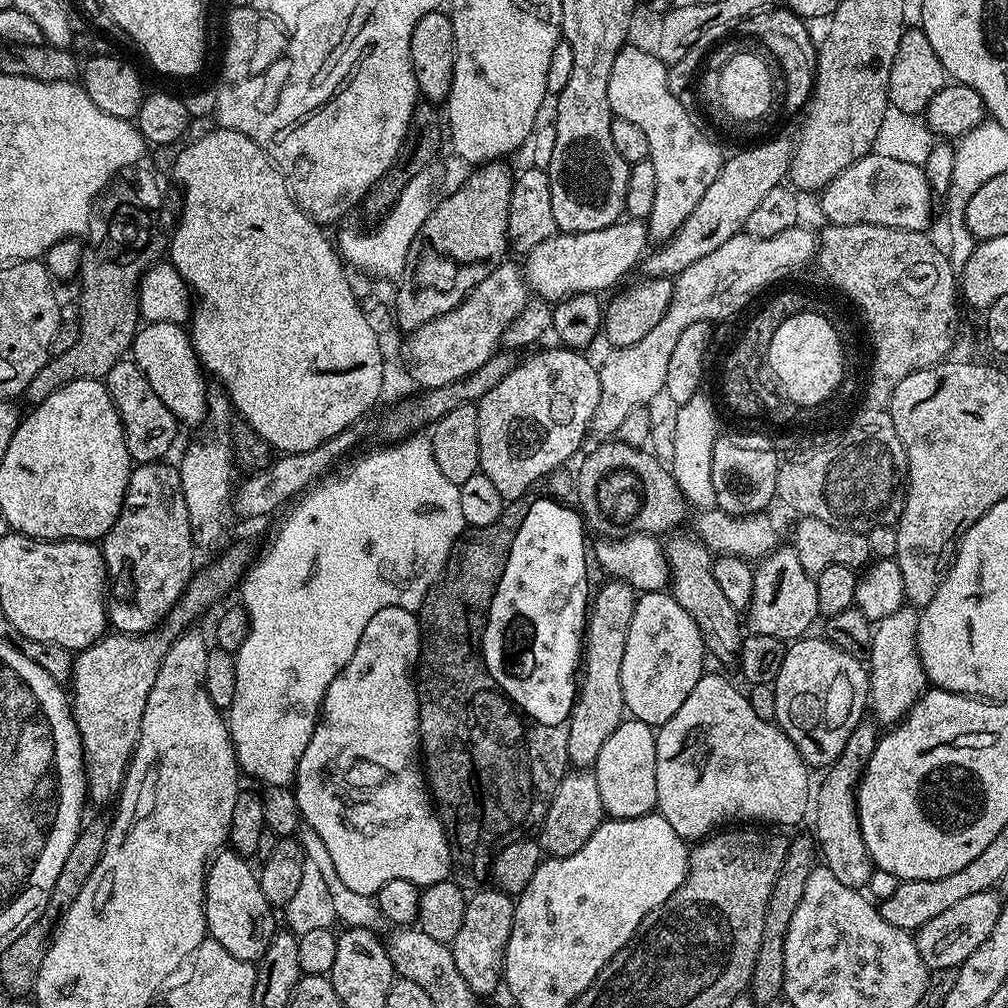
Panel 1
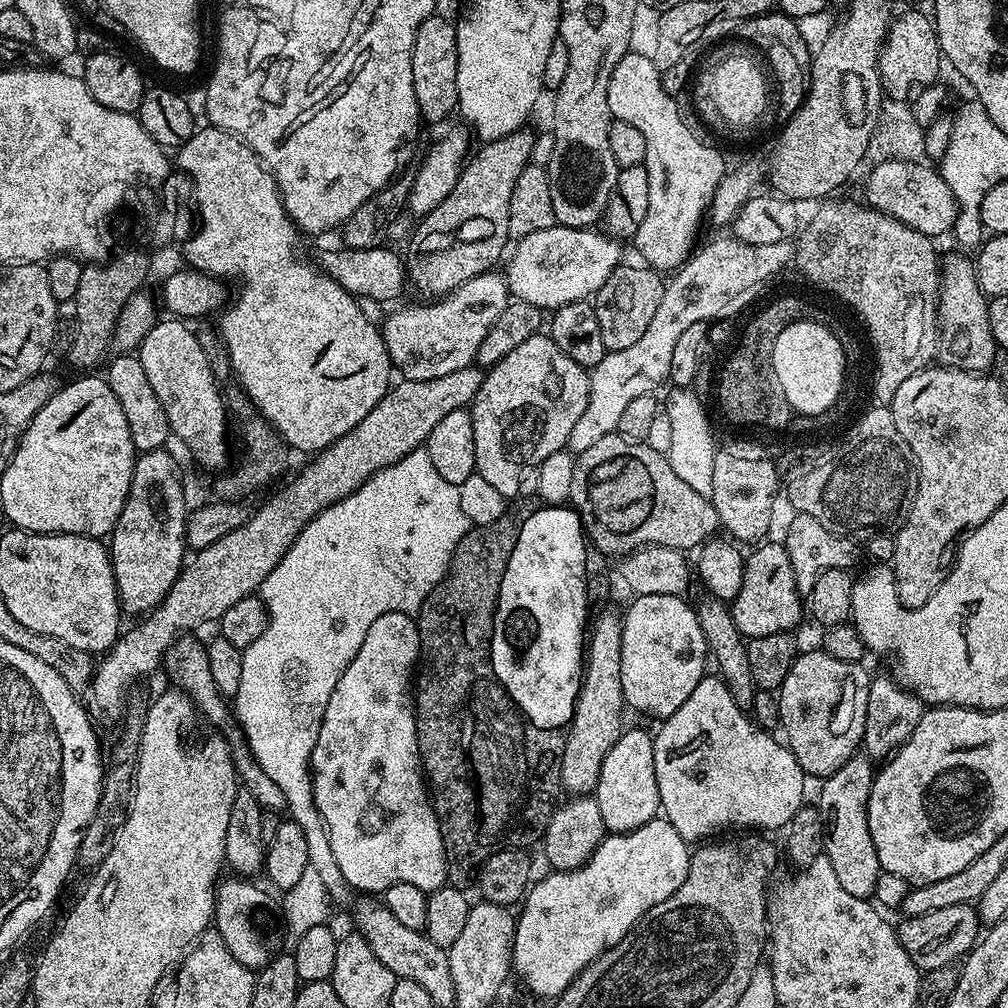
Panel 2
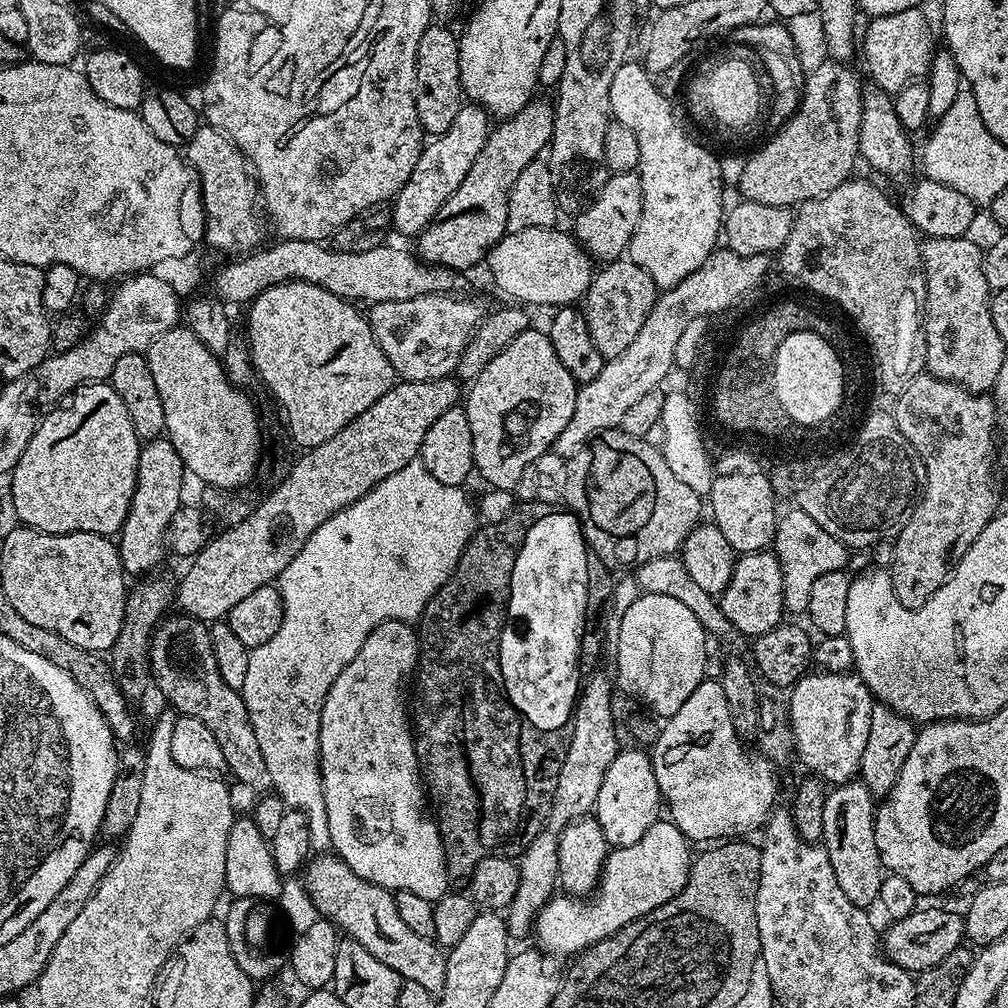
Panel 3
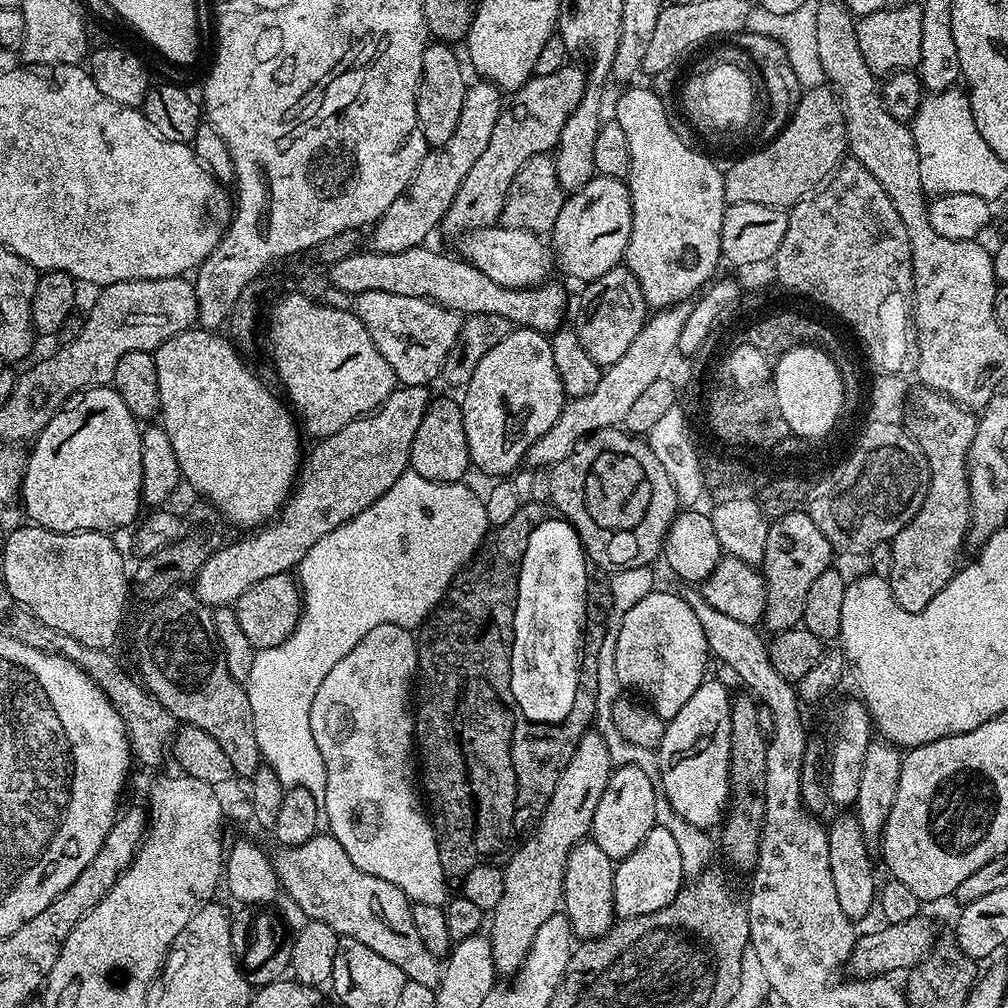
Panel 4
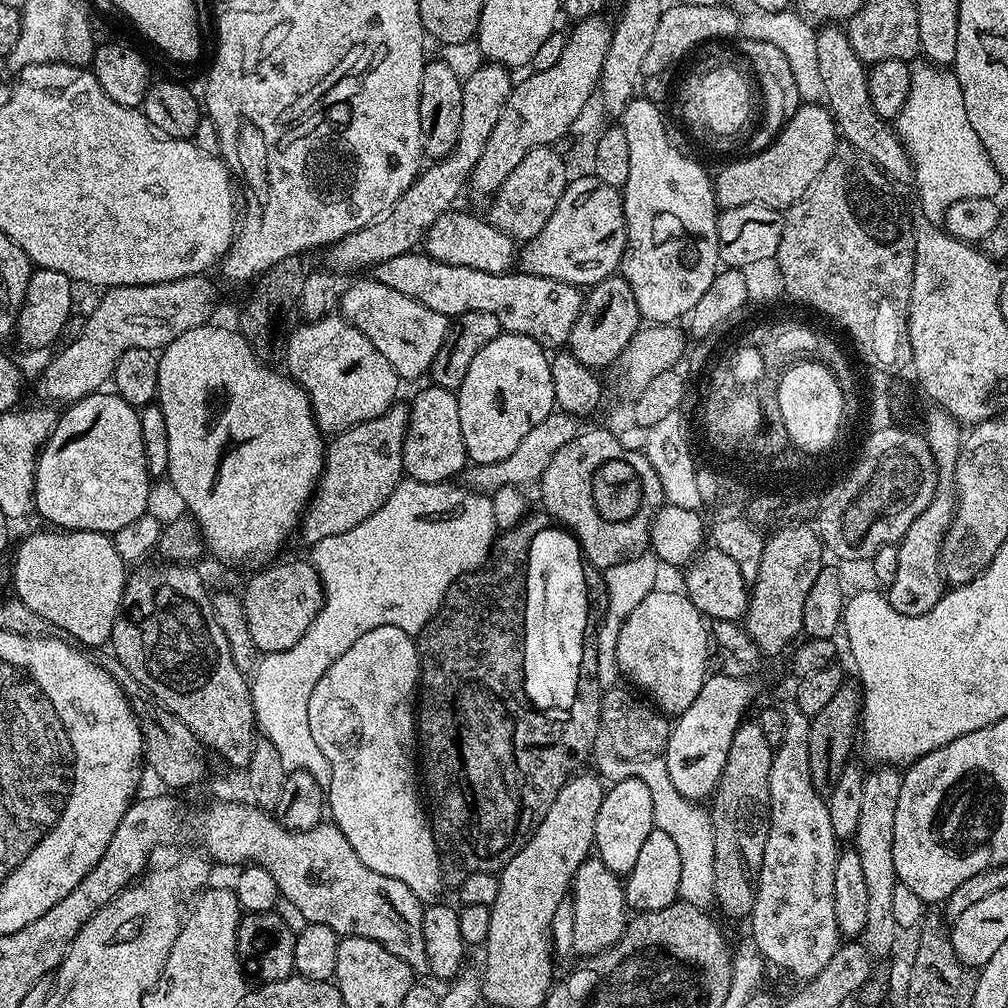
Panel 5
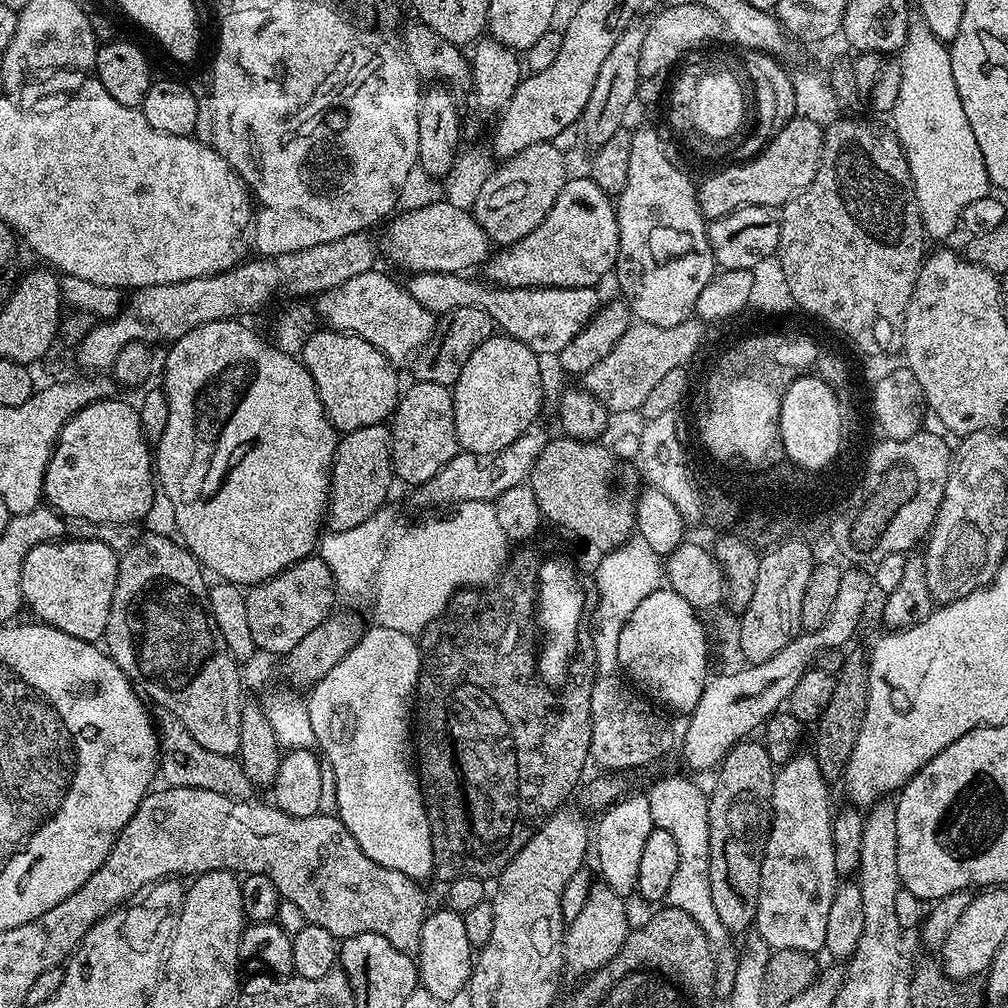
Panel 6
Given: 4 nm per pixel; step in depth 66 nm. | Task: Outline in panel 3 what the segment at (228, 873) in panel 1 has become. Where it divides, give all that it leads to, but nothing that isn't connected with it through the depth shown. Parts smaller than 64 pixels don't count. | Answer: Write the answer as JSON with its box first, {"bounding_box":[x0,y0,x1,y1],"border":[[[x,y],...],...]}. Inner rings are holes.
{"bounding_box":[222,896,290,982],"border":[[[245,896],[233,899],[231,902],[233,904],[229,906],[228,913],[222,916],[222,923],[226,930],[226,938],[230,942],[230,950],[234,954],[234,962],[238,962],[238,966],[241,970],[254,982],[271,981],[268,979],[270,979],[283,964],[285,967],[286,961],[290,956],[290,948],[286,940],[284,944],[284,932],[286,933],[286,928],[282,923],[281,917],[278,915],[277,909],[273,907],[271,903],[263,900],[251,900]]]}

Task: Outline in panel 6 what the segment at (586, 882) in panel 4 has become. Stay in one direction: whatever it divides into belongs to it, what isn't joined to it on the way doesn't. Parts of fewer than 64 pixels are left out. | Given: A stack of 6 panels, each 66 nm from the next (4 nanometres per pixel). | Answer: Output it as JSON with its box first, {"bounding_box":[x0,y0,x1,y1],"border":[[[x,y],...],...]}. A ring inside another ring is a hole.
{"bounding_box":[564,882,630,978],"border":[[[600,882],[589,890],[589,897],[586,898],[586,904],[578,913],[578,918],[574,918],[566,924],[564,934],[564,967],[569,973],[573,972],[576,978],[591,976],[626,942],[630,931],[628,924],[628,908],[625,897],[619,896],[617,892],[608,888],[608,885]]]}

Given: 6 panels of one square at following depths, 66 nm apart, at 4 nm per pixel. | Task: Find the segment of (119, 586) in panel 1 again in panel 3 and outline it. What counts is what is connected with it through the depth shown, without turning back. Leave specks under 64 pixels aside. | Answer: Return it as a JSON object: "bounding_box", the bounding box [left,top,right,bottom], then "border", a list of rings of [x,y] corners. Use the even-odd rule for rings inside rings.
{"bounding_box":[118,439,186,574],"border":[[[168,439],[145,440],[140,446],[140,457],[138,458],[138,478],[134,486],[134,498],[130,502],[130,510],[126,514],[126,522],[118,533],[118,547],[120,549],[120,561],[124,563],[125,573],[148,574],[163,556],[166,556],[166,541],[164,535],[170,526],[170,518],[182,507],[180,500],[184,496],[184,476],[186,469],[178,450]]]}

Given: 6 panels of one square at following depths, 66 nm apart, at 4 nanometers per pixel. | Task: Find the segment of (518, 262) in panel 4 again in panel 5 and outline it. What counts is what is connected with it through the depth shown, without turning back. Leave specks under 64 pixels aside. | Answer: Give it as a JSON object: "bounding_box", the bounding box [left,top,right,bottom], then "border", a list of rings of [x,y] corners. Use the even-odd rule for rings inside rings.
{"bounding_box":[426,212,518,272],"border":[[[443,212],[432,223],[426,235],[427,255],[438,262],[446,262],[450,266],[470,266],[474,270],[487,272],[507,272],[513,267],[518,256],[518,244],[502,230],[498,230],[487,220],[471,216],[468,212]]]}

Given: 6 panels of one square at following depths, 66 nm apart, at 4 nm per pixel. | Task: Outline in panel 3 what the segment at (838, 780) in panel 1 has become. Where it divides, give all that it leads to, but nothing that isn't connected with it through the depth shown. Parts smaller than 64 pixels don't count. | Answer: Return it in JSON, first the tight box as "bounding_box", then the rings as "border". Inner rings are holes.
{"bounding_box":[822,778,886,910],"border":[[[857,778],[835,785],[828,792],[826,810],[822,814],[824,849],[830,854],[830,866],[834,866],[834,878],[842,886],[842,894],[850,898],[854,906],[868,910],[880,899],[886,869],[878,854],[878,842],[874,838],[877,805],[864,781]]]}

